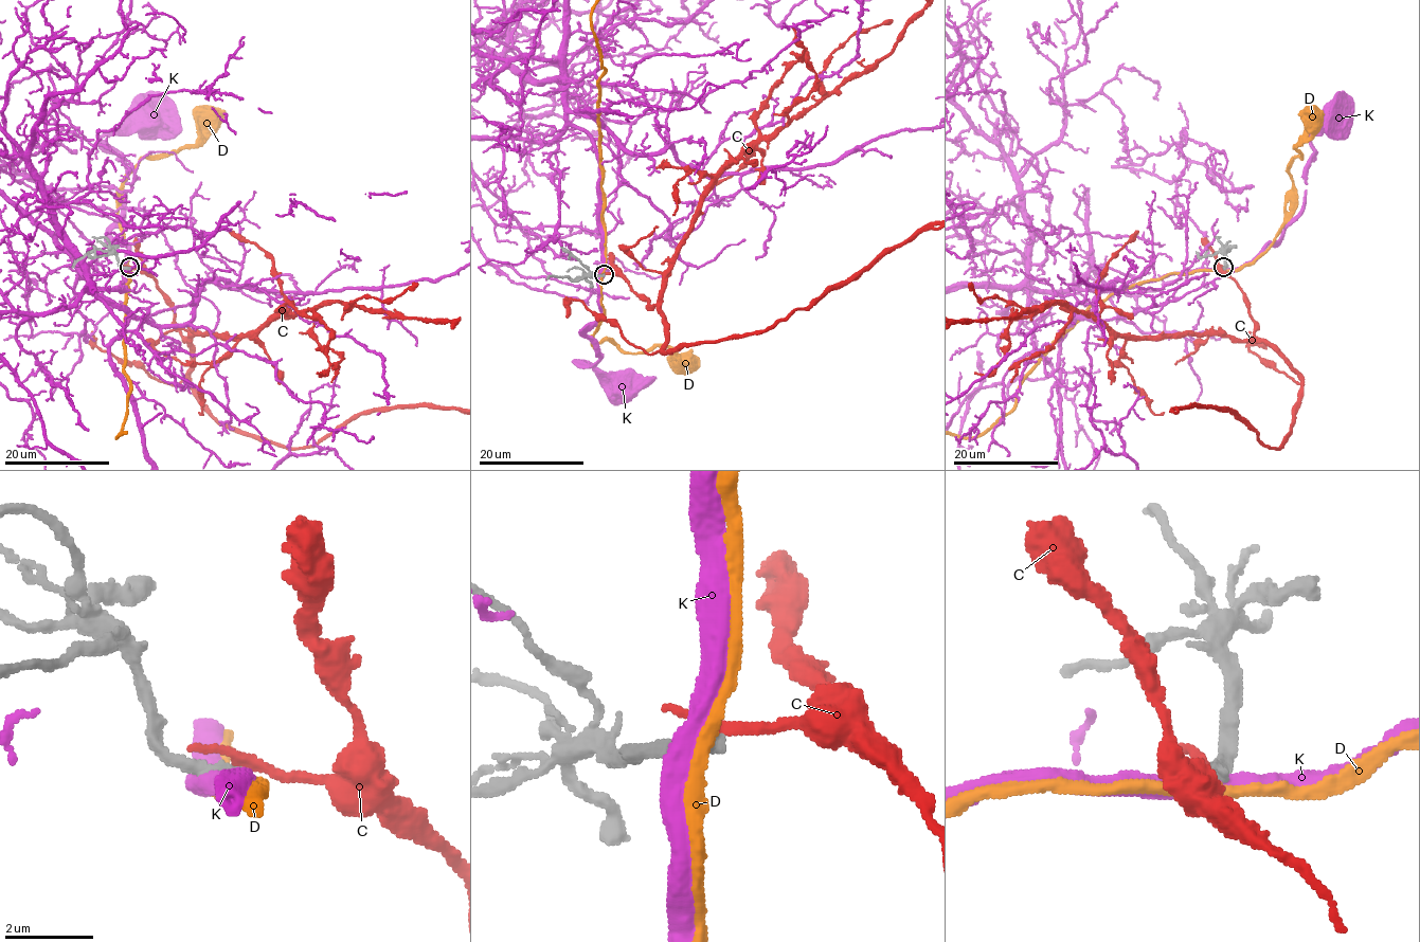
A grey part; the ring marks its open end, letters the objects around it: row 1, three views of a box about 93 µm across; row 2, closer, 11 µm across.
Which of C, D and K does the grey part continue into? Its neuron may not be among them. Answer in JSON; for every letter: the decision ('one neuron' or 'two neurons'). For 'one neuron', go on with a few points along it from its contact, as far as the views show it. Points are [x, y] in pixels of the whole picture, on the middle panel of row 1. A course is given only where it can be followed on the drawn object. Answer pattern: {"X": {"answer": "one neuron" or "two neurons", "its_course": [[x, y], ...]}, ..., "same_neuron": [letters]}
{"C": {"answer": "two neurons"}, "D": {"answer": "two neurons"}, "K": {"answer": "two neurons"}, "same_neuron": []}

